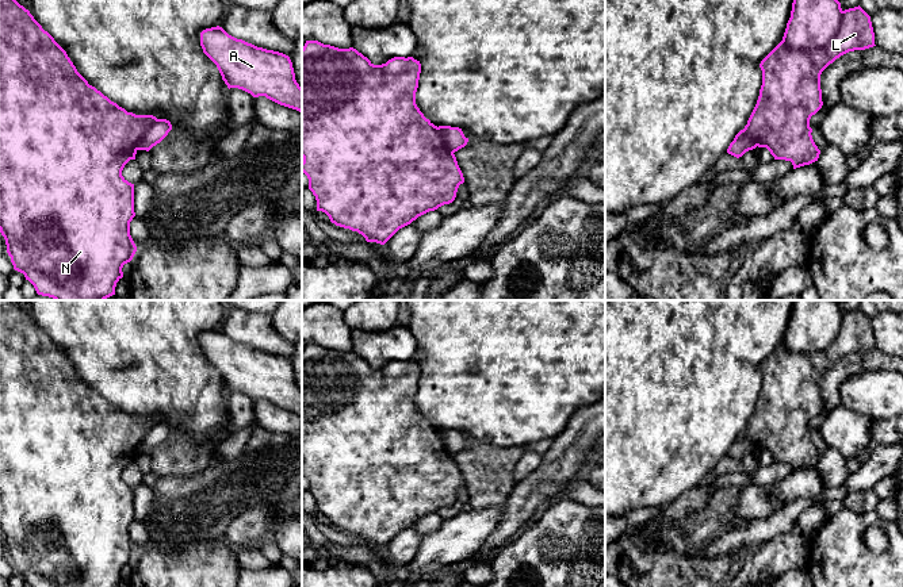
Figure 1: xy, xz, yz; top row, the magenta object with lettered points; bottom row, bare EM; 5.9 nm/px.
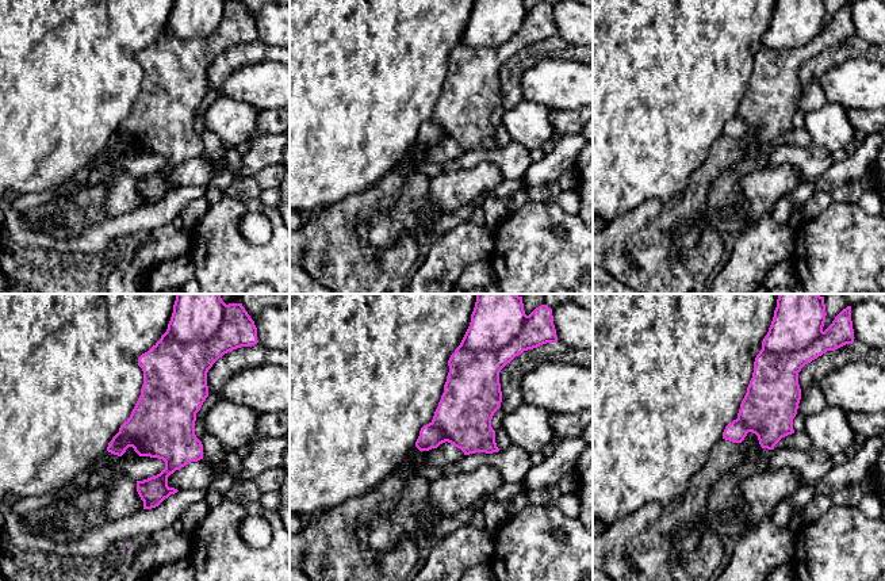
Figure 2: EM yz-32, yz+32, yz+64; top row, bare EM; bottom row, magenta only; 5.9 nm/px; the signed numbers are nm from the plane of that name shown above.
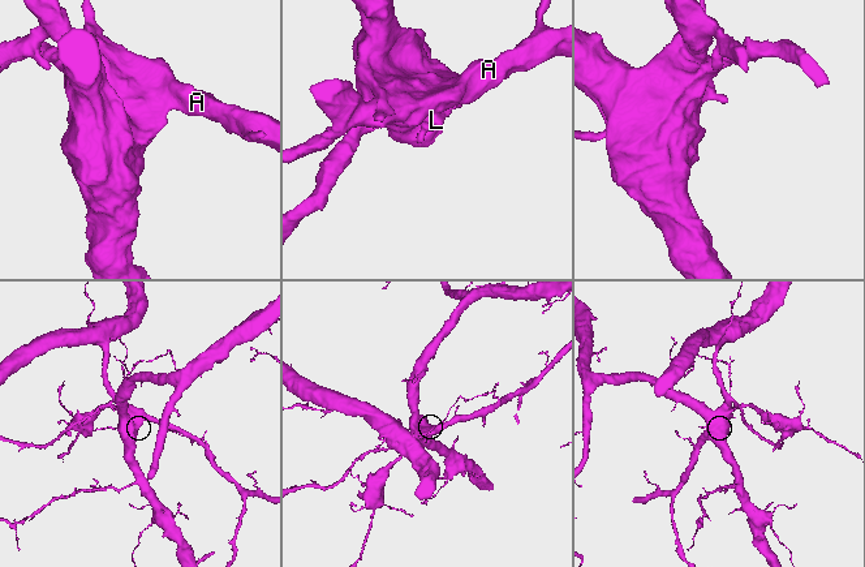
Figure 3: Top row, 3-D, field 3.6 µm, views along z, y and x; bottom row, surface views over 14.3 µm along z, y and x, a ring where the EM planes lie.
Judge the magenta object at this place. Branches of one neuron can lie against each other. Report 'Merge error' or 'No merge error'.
Merge error

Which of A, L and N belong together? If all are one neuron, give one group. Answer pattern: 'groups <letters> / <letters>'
groups A / L N

